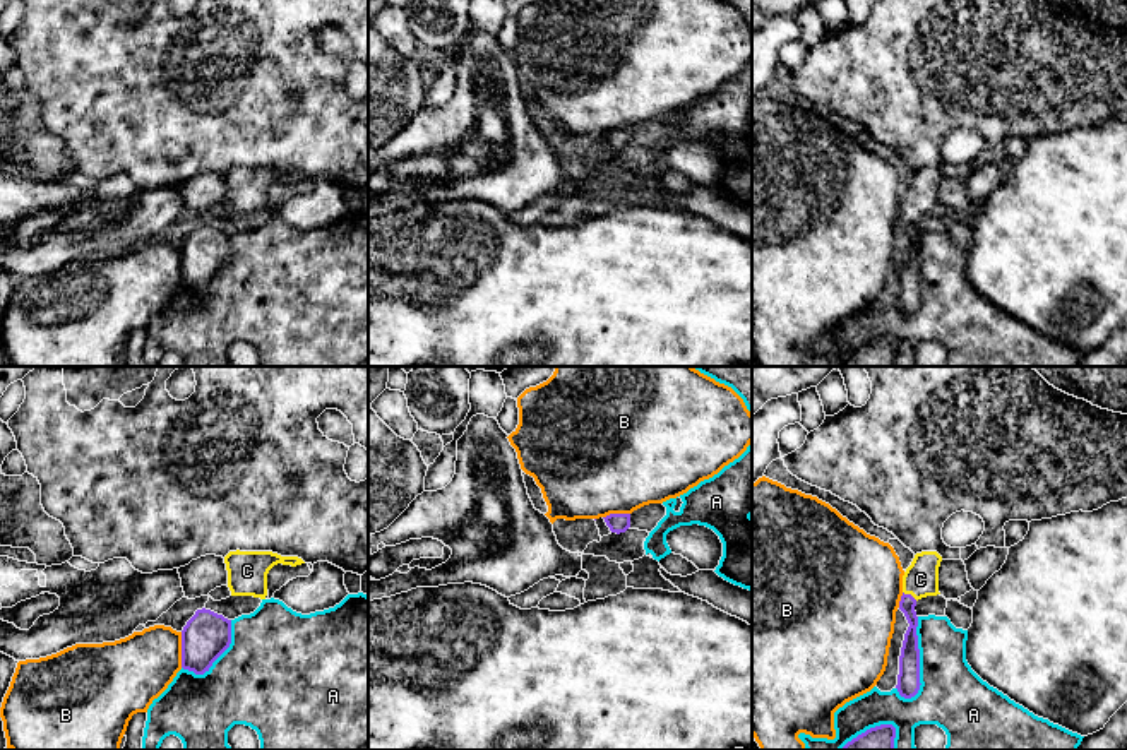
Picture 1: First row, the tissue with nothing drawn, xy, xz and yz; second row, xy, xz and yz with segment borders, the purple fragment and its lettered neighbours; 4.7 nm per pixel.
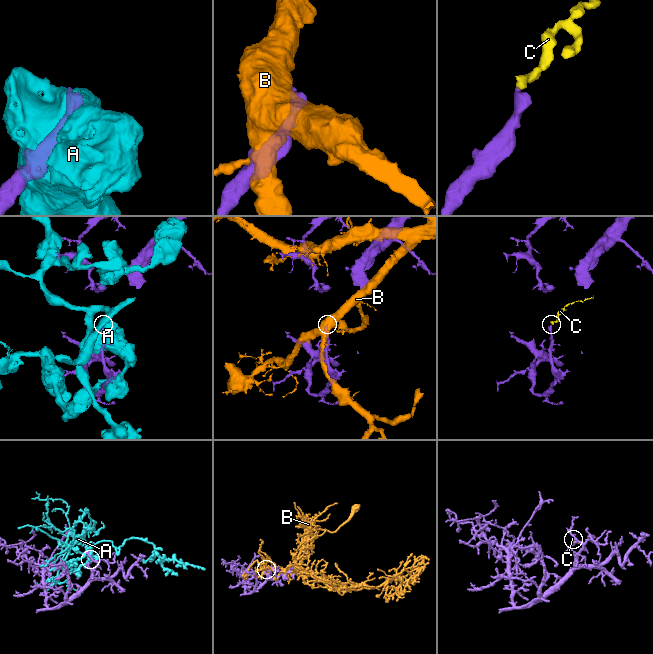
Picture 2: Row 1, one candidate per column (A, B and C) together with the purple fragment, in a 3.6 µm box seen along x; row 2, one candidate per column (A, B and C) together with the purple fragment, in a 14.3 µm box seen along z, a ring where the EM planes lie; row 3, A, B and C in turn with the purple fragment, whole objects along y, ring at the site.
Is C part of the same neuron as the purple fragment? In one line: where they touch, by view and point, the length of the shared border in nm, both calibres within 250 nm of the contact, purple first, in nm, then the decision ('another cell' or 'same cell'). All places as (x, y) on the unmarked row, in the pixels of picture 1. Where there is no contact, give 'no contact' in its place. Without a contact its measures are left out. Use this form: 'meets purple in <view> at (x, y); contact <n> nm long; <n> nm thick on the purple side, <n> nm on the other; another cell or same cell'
meets purple in yz at (910, 211); contact 80 nm long; 80 nm thick on the purple side, 160 nm on the other; same cell

